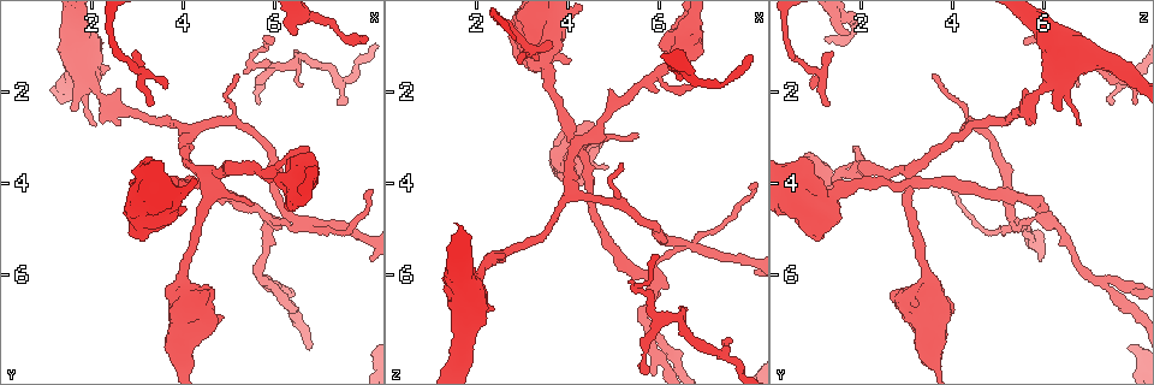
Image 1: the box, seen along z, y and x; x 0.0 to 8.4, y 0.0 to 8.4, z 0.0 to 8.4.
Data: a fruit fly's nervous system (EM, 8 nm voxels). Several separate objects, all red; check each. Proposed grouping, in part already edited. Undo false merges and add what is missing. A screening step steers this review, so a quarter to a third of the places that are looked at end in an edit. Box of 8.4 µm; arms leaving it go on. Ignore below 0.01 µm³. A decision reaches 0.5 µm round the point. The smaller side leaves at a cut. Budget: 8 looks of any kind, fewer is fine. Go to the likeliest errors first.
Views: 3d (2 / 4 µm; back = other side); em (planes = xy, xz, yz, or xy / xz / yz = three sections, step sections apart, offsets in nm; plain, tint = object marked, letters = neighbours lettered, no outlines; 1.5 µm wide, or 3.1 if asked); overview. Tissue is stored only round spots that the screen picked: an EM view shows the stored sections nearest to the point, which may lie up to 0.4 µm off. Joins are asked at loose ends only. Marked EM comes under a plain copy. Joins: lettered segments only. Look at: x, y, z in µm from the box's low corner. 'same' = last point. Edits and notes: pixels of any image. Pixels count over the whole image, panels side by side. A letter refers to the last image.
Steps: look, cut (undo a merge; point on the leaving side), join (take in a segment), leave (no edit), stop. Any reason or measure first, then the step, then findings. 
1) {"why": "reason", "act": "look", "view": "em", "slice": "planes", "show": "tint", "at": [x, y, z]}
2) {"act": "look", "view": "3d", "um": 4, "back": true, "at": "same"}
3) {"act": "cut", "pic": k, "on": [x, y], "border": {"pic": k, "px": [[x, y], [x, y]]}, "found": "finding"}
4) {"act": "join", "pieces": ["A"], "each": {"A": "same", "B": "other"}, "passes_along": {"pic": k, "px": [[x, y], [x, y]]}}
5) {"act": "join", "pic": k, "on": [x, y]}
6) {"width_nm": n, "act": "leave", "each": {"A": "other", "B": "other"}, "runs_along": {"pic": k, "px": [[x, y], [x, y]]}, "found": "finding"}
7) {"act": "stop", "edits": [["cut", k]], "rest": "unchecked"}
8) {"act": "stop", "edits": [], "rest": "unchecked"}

{"why": "calibre changes", "act": "look", "view": "em", "slice": "xz", "step": 4, "show": "letters", "at": [3.50, 4.25, 1.40]}

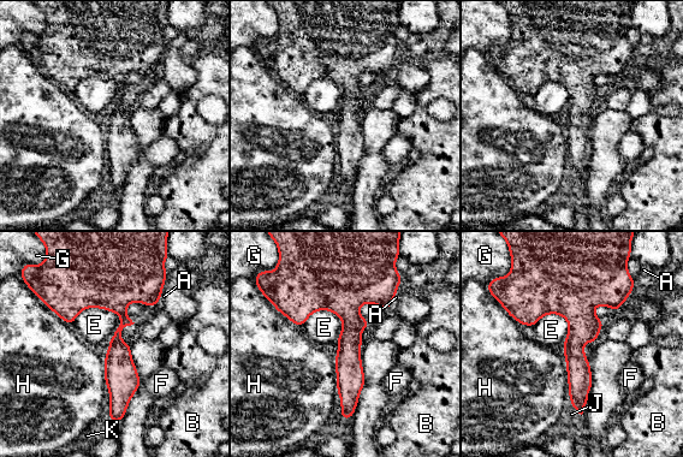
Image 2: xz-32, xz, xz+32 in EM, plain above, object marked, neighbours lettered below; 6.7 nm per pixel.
{"act": "leave", "each": {"A": "other", "B": "other", "E": "other", "F": "other", "G": "other", "H": "other", "J": "other", "K": "other"}, "runs_along": {"pic": 2, "px": [[110, 276], [123, 314], [118, 417]]}, "found": "all the same neuron"}

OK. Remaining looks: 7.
{"why": "branch stops here", "act": "look", "view": "em", "slice": "yz", "step": 8, "show": "letters", "at": [6.45, 0.80, 1.75]}

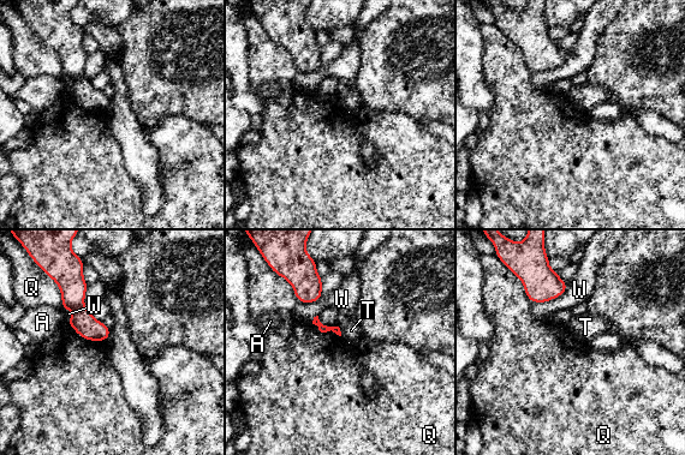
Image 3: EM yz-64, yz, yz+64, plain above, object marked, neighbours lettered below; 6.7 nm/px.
{"why": "another direction", "act": "look", "view": "em", "slice": "planes", "show": "letters", "at": "same"}

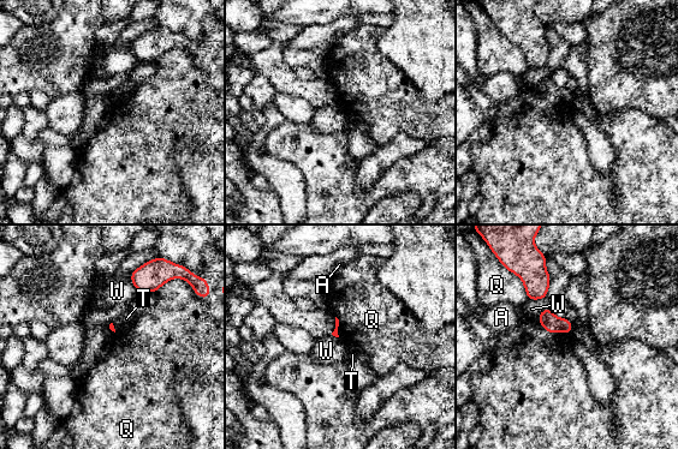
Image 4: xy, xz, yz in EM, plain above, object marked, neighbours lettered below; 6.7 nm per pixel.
{"act": "leave", "each": {"A": "other", "Q": "other", "T": "other", "W": "other"}, "border": {"pic": 4, "px": [[129, 274], [131, 283], [138, 292]]}, "found": "no lettered segment goes on from it"}

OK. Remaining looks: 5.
{"why": "closes a loop", "act": "look", "view": "3d", "um": 4, "at": [6.65, 4.85, 5.35]}

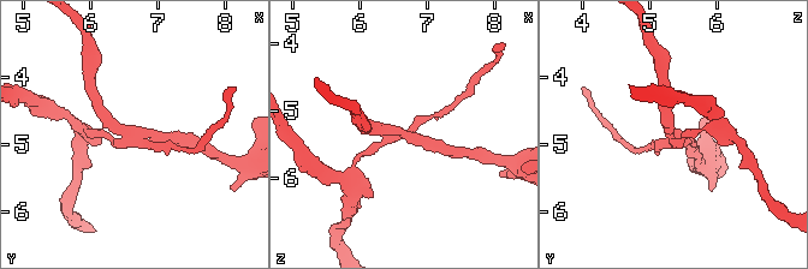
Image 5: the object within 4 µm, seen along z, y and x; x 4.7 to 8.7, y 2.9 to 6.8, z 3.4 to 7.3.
{"act": "look", "view": "em", "slice": "xz", "step": 8, "show": "tint", "at": [6.60, 4.85, 5.35]}

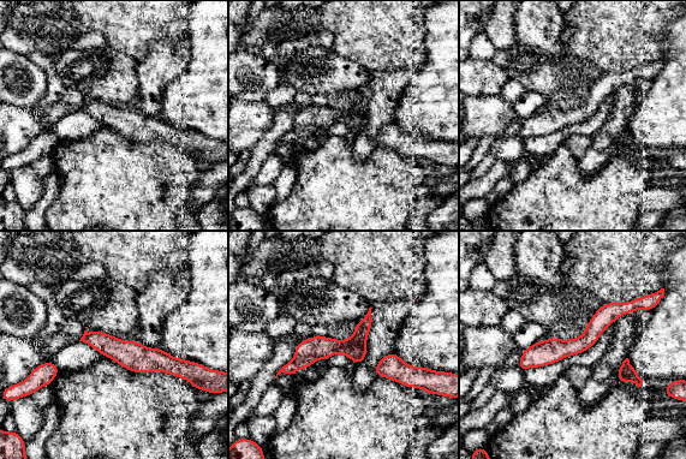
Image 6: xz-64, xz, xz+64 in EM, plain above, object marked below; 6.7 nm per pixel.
{"why": "cut it another way", "act": "look", "view": "em", "slice": "planes", "show": "letters", "at": "same"}

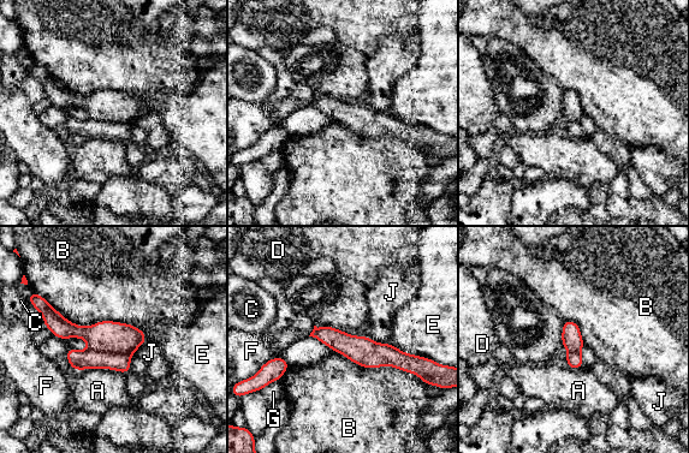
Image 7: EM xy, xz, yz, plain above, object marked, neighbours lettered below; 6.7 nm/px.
{"act": "cut", "pic": 7, "on": [89, 358], "each": {"A": "other", "B": "other", "C": "other", "D": "other", "E": "other", "F": "other", "G": "other", "J": "other"}, "border": {"pic": 7, "px": [[89, 347], [130, 356]]}, "found": "a second neuron is stuck on"}

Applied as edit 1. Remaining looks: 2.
{"why": "thin end", "act": "look", "view": "em", "slice": "planes", "show": "letters", "at": [5.95, 0.95, 5.55]}

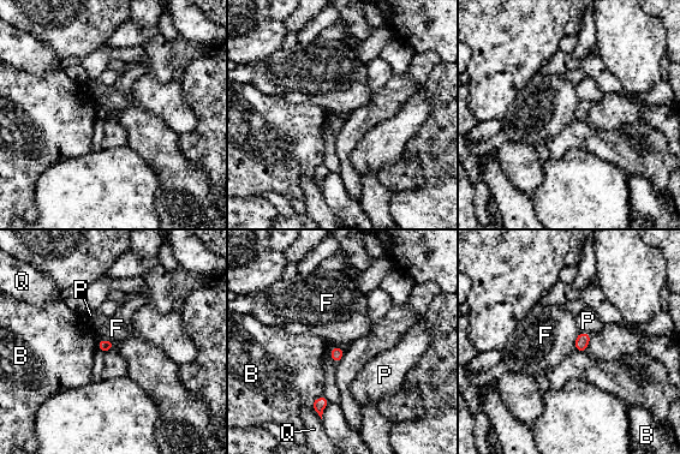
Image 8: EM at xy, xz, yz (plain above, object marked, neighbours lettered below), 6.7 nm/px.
{"act": "leave", "each": {"B": "other", "F": "other", "P": "other", "Q": "other"}, "border": {"pic": 8, "px": [[97, 339], [109, 339], [115, 345]]}, "found": "no lettered segment goes on from it"}

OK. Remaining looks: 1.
{"act": "stop", "edits": [["cut", 7]], "rest": "unchecked"}

